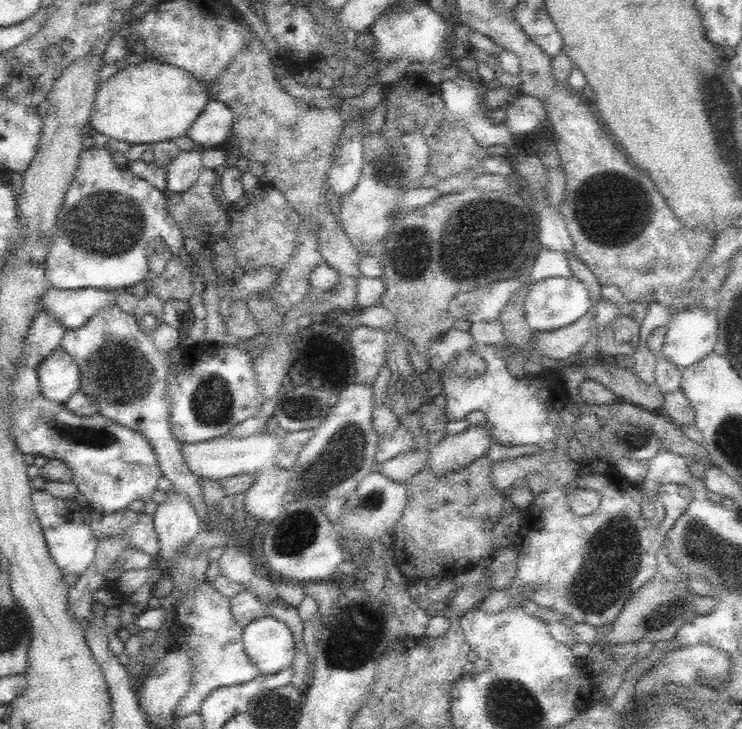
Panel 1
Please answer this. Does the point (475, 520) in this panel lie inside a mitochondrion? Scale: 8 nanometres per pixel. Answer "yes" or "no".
no

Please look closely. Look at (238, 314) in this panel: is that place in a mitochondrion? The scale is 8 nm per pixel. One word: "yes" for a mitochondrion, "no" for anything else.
no

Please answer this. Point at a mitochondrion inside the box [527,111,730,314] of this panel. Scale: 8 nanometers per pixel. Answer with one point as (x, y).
(609, 217)

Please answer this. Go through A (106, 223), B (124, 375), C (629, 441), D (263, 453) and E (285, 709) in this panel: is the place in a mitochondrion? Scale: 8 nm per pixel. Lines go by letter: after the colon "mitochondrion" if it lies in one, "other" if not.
A: mitochondrion
B: mitochondrion
C: mitochondrion
D: other
E: other

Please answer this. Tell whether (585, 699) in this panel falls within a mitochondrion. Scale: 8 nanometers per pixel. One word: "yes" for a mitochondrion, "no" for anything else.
no

